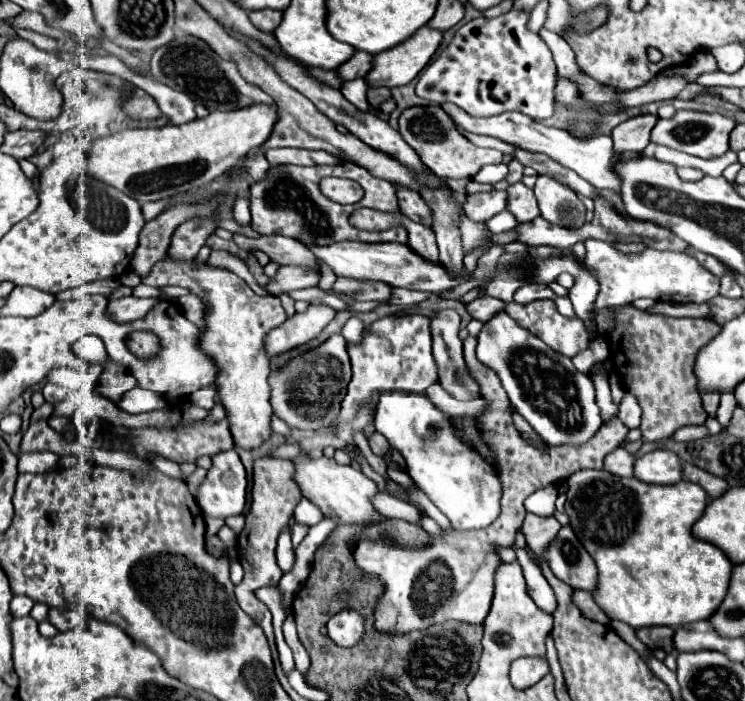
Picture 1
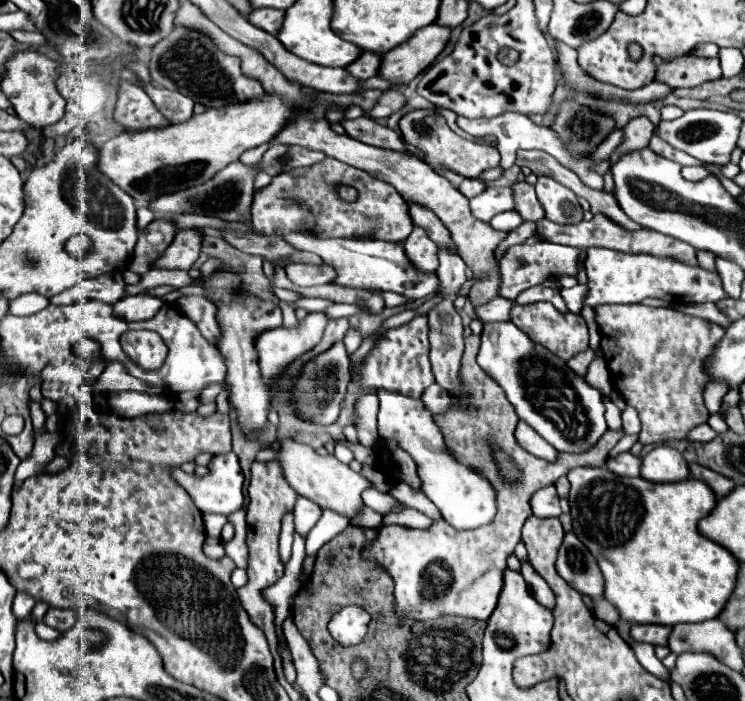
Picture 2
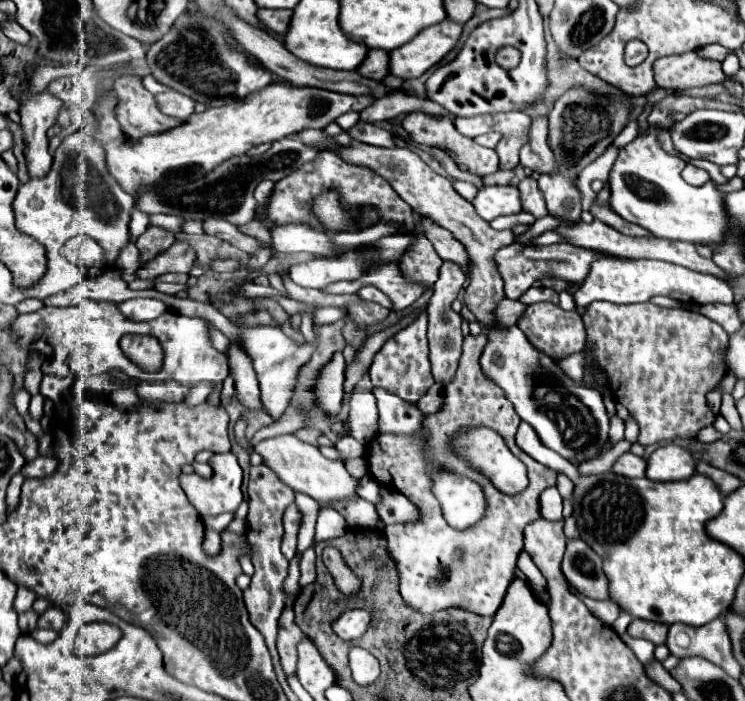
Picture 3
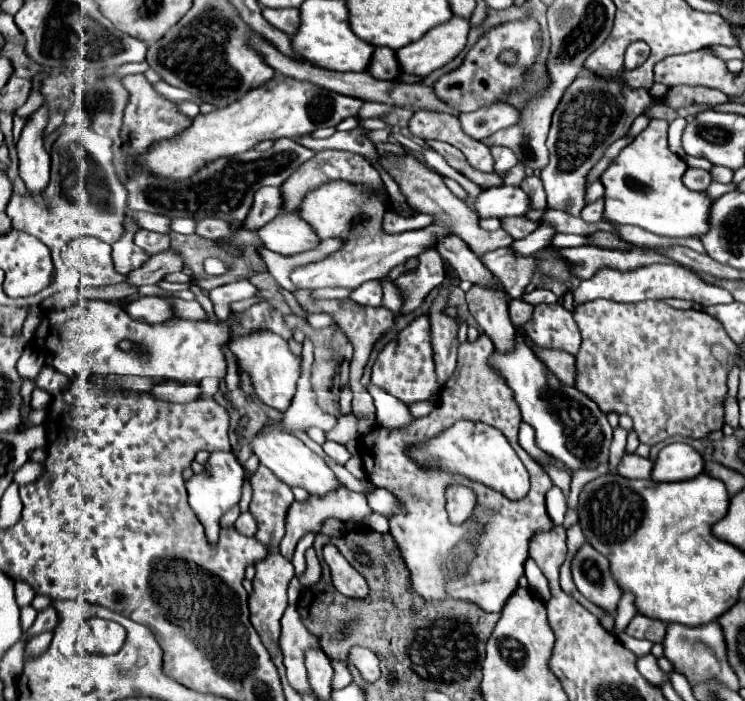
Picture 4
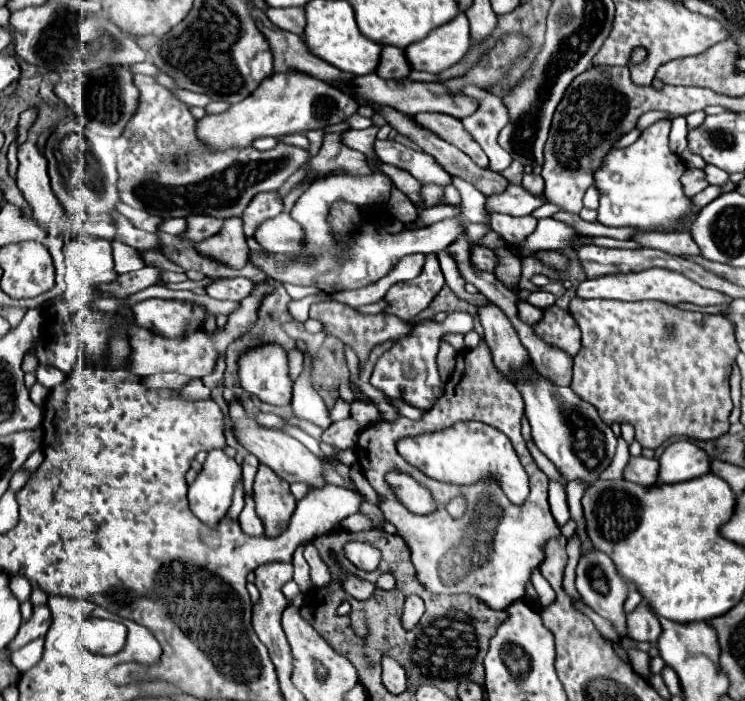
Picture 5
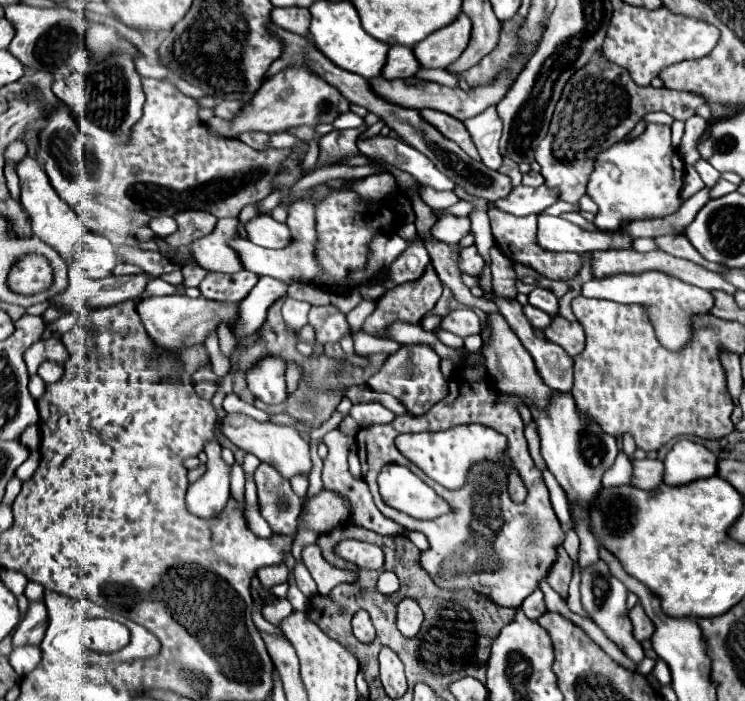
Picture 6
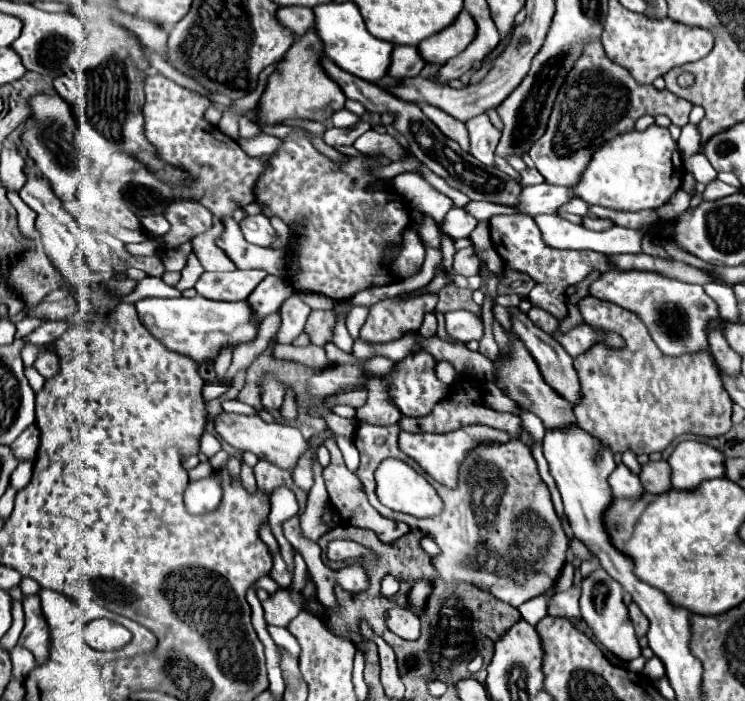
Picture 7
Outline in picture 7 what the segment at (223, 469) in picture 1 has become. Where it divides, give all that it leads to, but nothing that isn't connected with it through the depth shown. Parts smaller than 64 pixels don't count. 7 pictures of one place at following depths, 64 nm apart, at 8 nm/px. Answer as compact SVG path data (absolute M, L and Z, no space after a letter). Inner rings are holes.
M205 432L200 438L200 451L208 458L222 449L219 440L211 433ZM214 472L210 478L190 482L184 492L184 504L190 514L206 514L212 512L222 500L220 478Z

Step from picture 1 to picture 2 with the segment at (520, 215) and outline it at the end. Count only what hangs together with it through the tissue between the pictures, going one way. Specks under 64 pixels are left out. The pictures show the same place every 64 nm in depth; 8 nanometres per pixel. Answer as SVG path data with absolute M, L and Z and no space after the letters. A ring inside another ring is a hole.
M516 182L512 186L514 196L516 196L516 212L522 214L524 220L542 220L544 218L544 208L536 198L534 186L528 182Z

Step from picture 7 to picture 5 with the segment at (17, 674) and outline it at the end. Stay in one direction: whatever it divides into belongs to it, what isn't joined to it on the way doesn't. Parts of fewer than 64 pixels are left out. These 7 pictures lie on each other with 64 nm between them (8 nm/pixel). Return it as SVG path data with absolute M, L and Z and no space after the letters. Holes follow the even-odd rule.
M38 638L38 640L30 642L28 646L12 652L10 660L18 668L18 672L26 672L28 668L32 668L32 666L38 664L38 660L42 658L42 652L44 652L44 646L42 644L44 644L42 638Z

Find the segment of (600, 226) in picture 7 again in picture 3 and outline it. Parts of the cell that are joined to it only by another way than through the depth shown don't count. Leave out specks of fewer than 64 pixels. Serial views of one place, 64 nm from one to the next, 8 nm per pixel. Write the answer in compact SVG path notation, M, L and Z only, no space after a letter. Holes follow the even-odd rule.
M650 126L634 142L620 148L620 154L608 176L610 208L626 222L638 224L658 238L706 246L718 244L726 228L726 210L722 202L724 194L714 182L706 182L700 188L686 184L681 176L686 162L668 154L660 146L660 130L660 126Z

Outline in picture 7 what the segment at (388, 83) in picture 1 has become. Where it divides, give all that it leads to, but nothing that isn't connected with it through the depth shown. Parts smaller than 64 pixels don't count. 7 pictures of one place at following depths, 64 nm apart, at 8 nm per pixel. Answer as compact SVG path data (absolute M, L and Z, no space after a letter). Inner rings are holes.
M460 12L456 18L456 24L452 28L446 28L444 32L438 32L436 36L430 36L420 44L420 54L428 64L446 64L450 58L458 56L466 50L466 46L476 36L476 22L470 16L470 12Z

